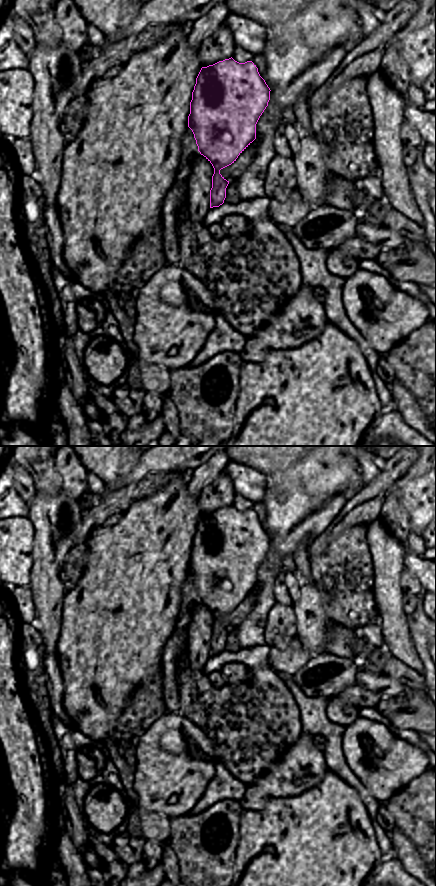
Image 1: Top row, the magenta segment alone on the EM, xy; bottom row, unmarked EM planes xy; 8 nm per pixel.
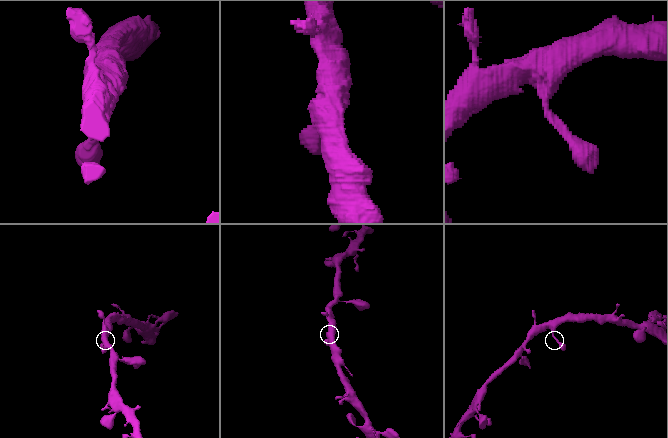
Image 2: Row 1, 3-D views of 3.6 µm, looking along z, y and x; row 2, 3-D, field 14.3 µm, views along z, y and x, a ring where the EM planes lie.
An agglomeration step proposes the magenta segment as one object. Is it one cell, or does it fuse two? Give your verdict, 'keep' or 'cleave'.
keep

